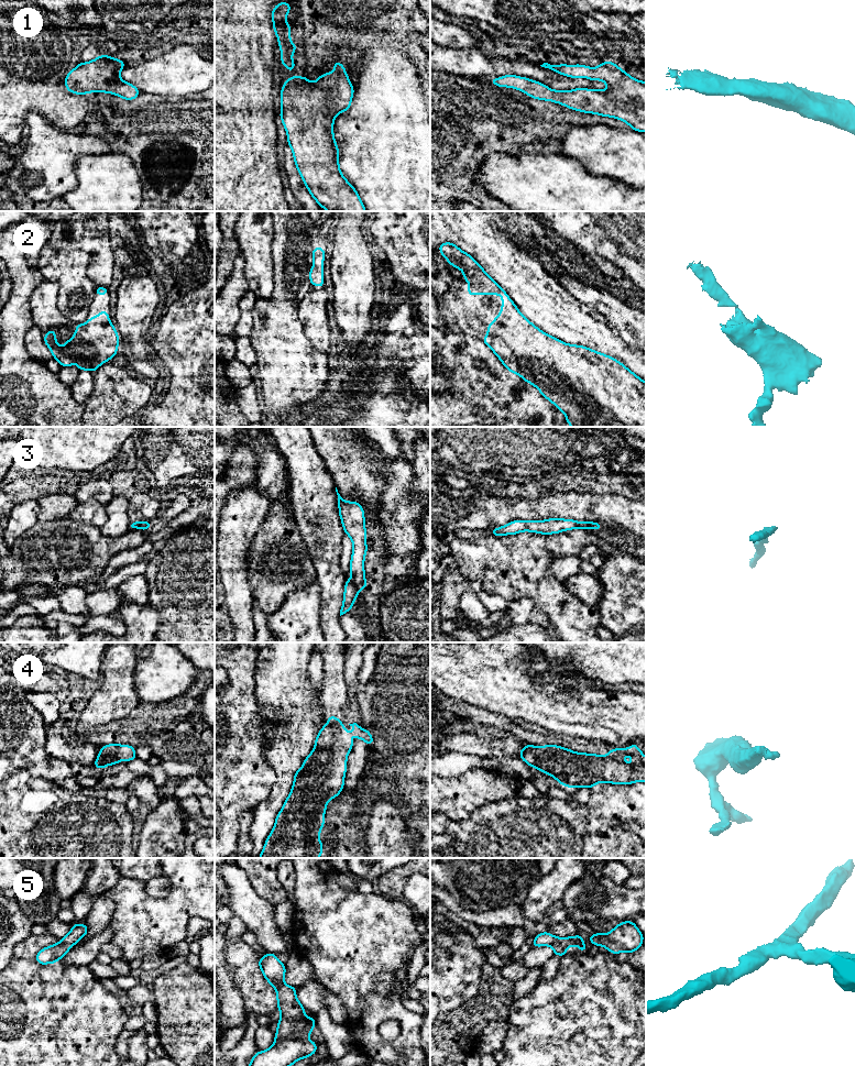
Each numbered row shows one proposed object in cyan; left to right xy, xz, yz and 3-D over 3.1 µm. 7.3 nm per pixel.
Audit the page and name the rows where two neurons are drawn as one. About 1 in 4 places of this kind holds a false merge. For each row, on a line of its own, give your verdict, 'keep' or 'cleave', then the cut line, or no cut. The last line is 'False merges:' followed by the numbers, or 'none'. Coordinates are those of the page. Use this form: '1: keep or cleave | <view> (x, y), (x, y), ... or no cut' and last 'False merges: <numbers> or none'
1: keep | no cut
2: keep | no cut
3: keep | no cut
4: keep | no cut
5: keep | no cut
False merges: none

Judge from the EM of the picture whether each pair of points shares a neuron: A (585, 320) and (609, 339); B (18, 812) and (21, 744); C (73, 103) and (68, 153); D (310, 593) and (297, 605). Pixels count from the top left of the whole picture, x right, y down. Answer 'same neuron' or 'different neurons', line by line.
A: same neuron
B: different neurons
C: different neurons
D: same neuron

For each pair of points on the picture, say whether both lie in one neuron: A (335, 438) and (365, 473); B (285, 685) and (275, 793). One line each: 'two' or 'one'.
A: one
B: one

